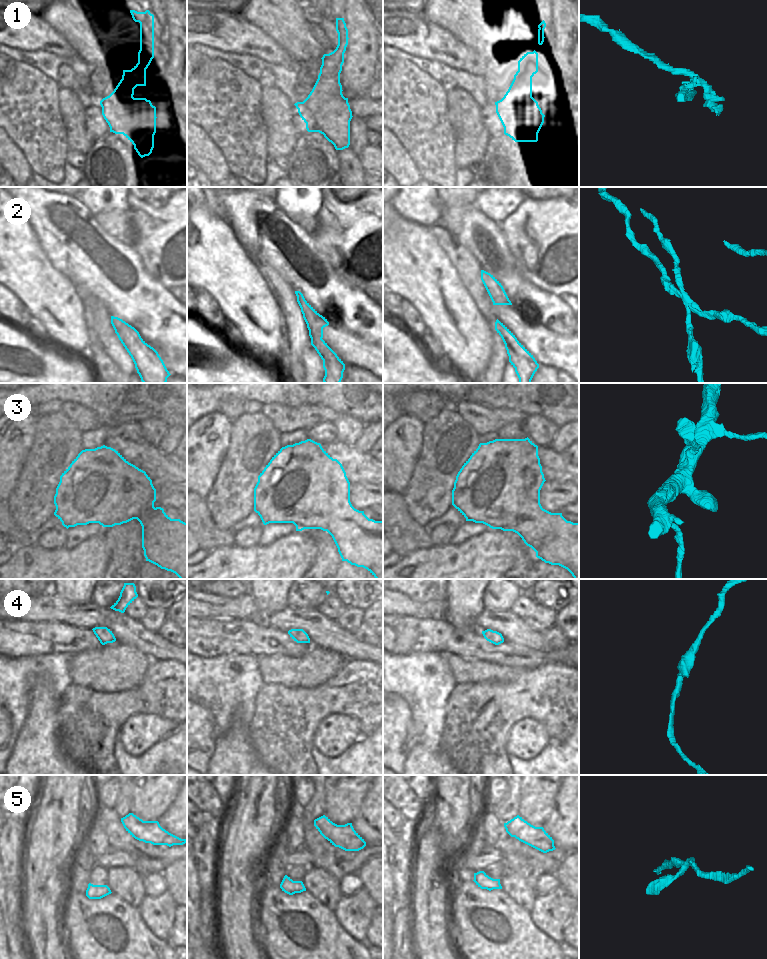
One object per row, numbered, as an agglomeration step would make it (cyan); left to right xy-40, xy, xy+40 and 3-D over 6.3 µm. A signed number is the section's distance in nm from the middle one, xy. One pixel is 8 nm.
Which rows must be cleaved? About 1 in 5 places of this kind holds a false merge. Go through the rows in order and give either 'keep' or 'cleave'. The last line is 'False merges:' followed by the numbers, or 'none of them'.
1: cleave
2: cleave
3: keep
4: keep
5: keep
False merges: 1, 2

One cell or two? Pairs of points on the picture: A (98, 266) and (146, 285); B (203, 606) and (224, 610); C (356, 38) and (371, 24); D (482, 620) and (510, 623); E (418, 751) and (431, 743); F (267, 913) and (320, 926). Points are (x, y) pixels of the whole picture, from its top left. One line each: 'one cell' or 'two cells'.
A: one cell
B: one cell
C: two cells
D: one cell
E: two cells
F: one cell

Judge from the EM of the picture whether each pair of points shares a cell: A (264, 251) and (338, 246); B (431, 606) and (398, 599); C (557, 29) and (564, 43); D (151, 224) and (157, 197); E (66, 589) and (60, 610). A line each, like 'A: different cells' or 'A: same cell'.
A: different cells
B: same cell
C: same cell
D: different cells
E: different cells

